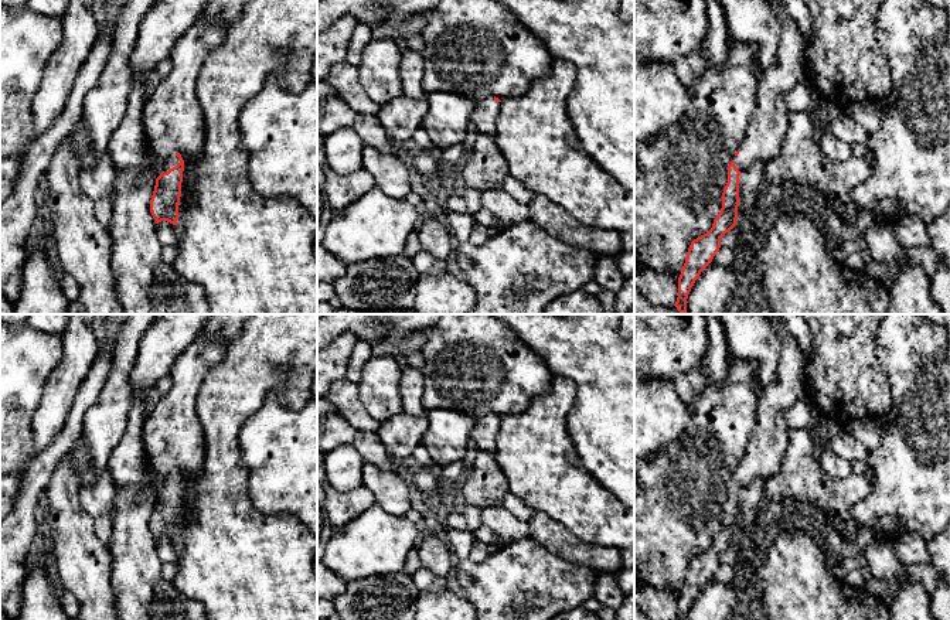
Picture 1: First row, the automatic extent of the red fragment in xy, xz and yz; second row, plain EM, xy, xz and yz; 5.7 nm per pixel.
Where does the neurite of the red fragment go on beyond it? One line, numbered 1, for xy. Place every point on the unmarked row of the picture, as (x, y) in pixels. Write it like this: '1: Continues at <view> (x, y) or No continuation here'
1: Continues at xy (173, 477)

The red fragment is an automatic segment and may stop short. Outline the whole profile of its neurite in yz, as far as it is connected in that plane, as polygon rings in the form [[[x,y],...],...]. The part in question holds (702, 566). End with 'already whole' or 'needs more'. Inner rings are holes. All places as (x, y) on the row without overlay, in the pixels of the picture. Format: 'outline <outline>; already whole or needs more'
outline [[[767,314],[767,317],[782,343],[776,381],[762,389],[757,423],[752,432],[745,459],[728,483],[728,500],[722,510],[721,529],[714,536],[712,545],[691,559],[678,595],[675,620],[687,620],[695,597],[719,568],[721,555],[736,542],[740,488],[757,477],[770,480],[777,471],[790,432],[784,412],[804,394],[806,360],[799,344],[789,333],[782,314]]]; needs more

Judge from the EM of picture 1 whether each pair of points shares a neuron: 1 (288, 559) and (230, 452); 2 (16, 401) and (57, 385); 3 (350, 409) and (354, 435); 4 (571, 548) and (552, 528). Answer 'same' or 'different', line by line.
1: same
2: different
3: different
4: same

